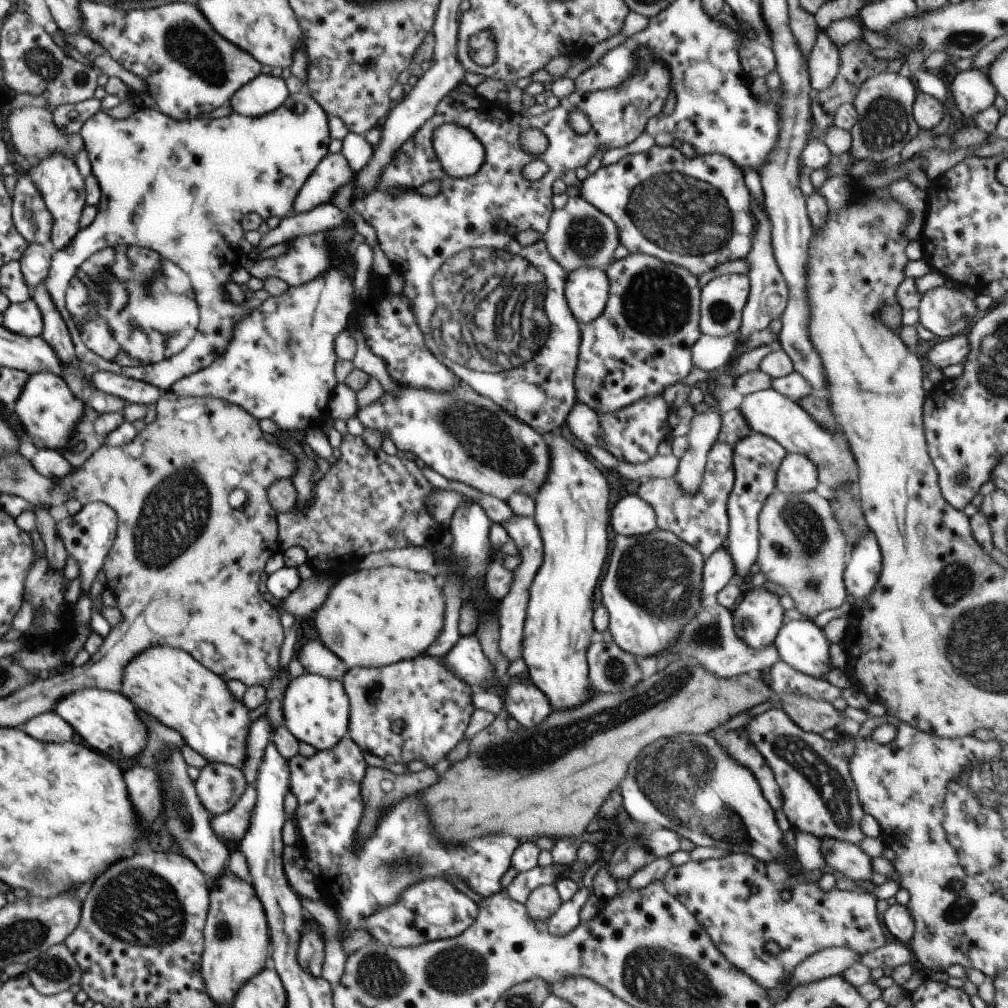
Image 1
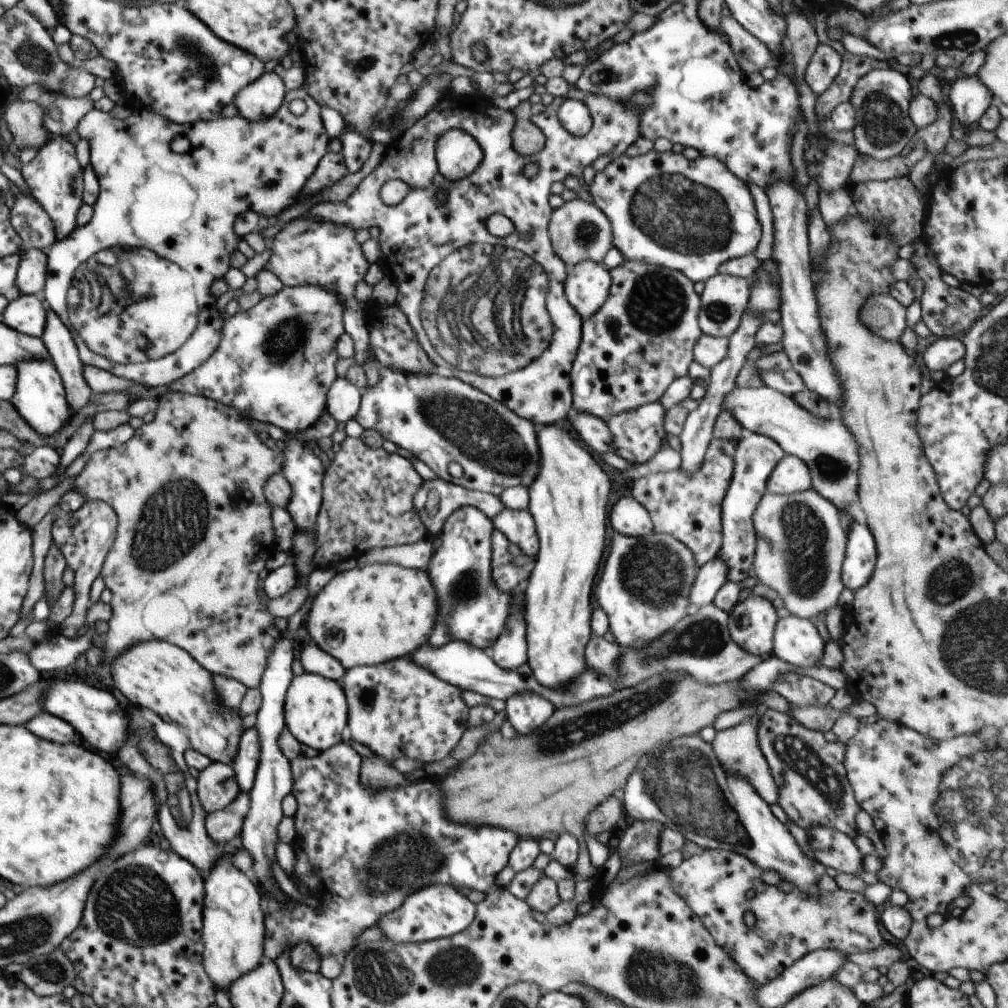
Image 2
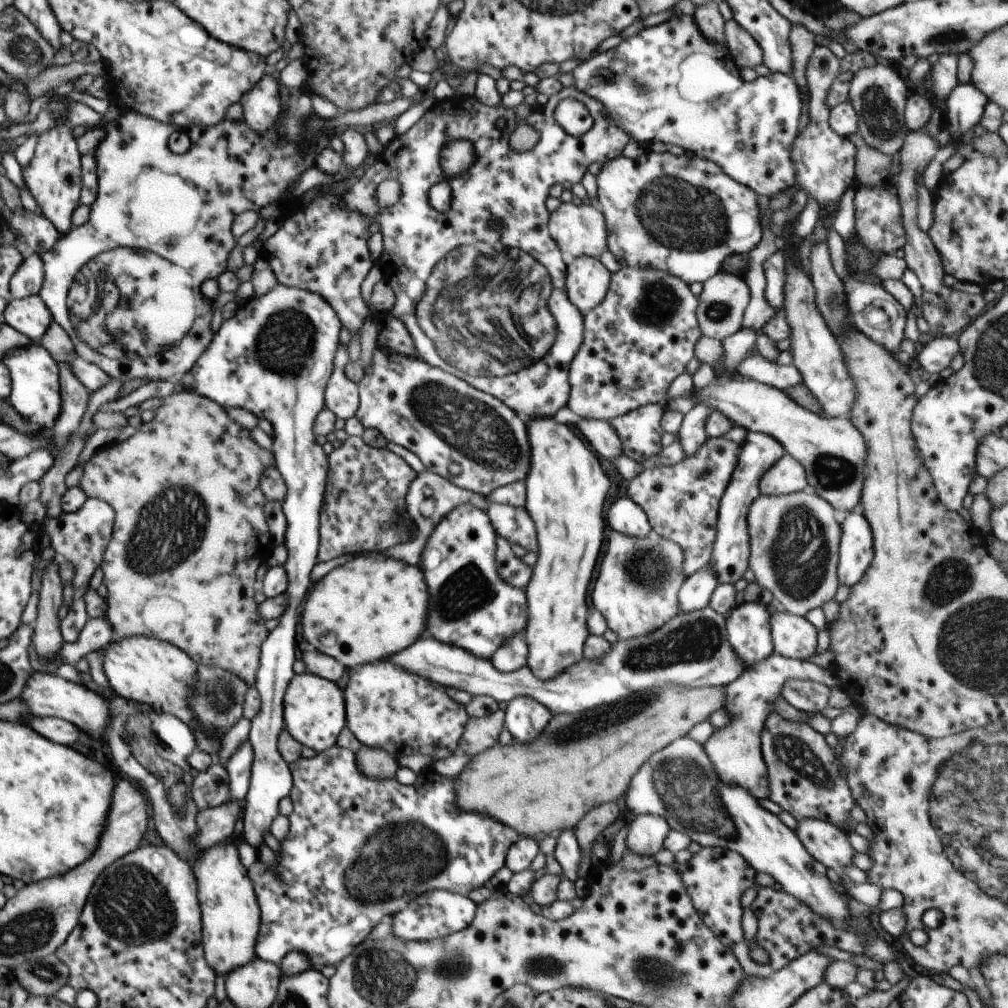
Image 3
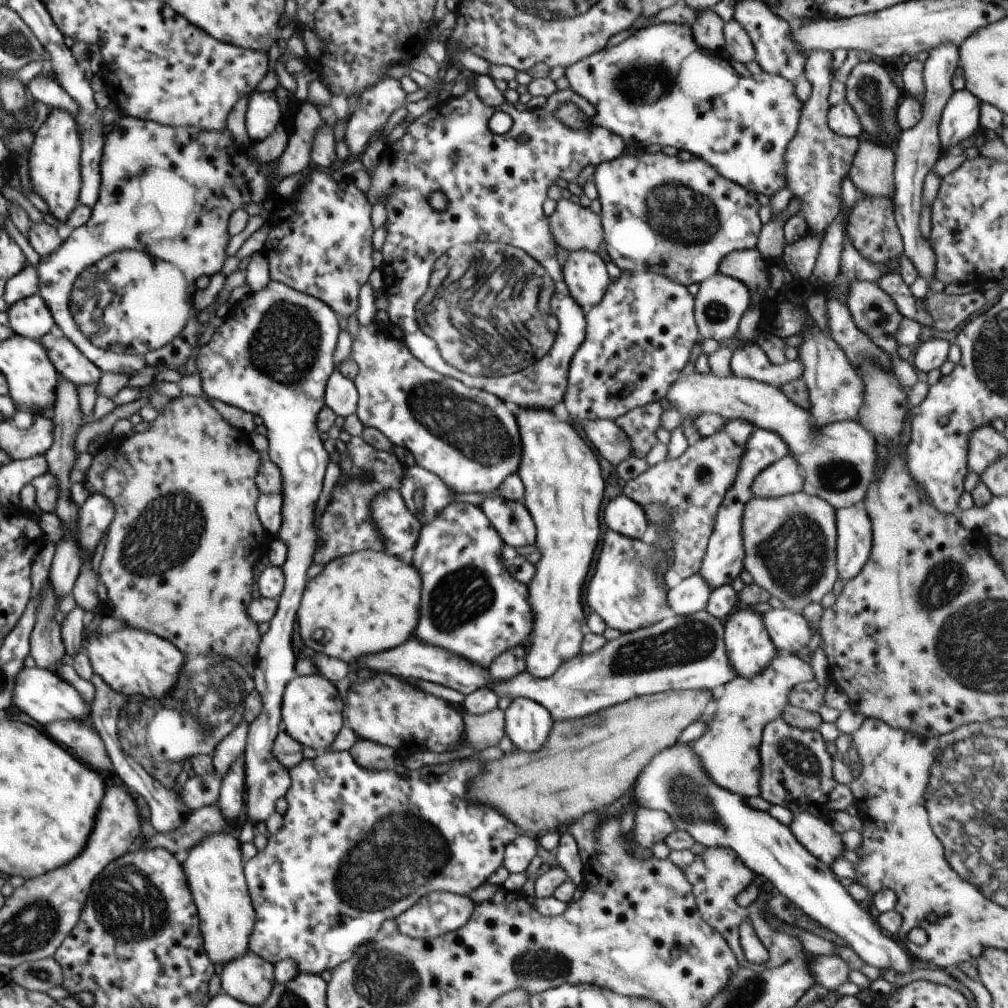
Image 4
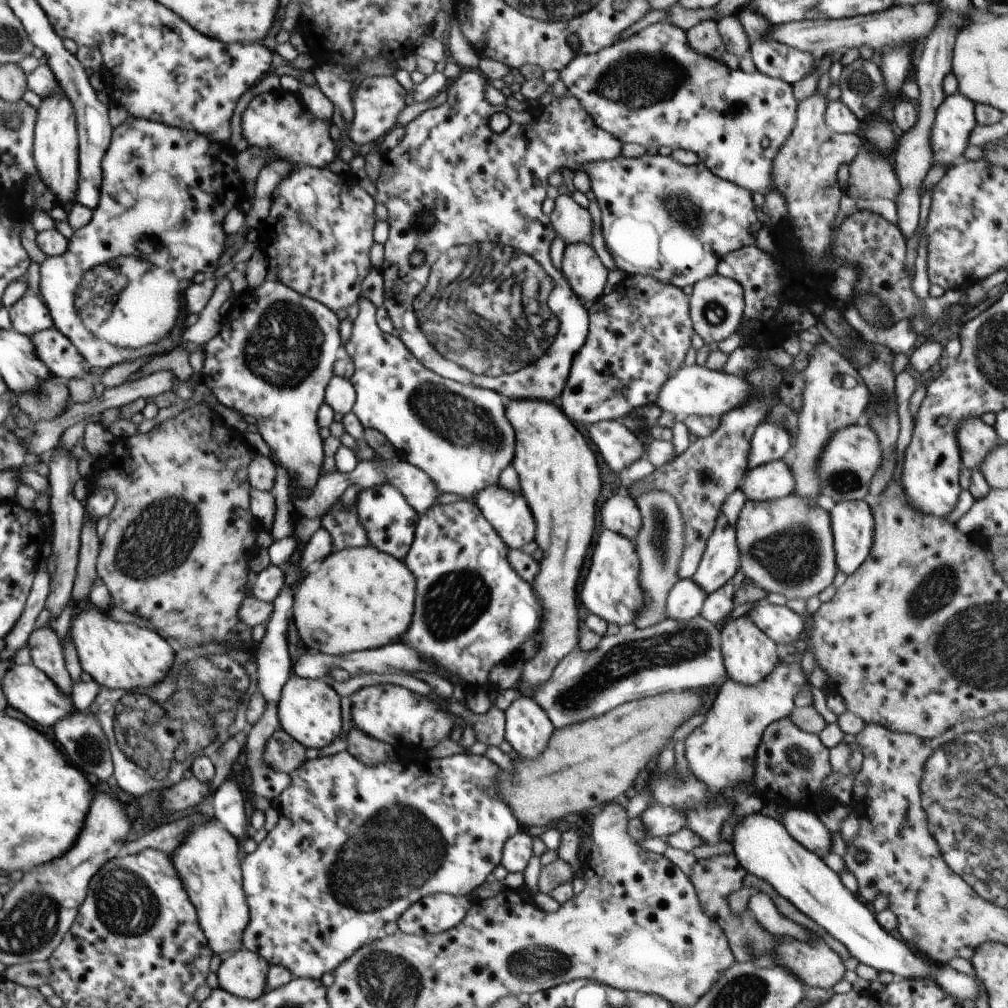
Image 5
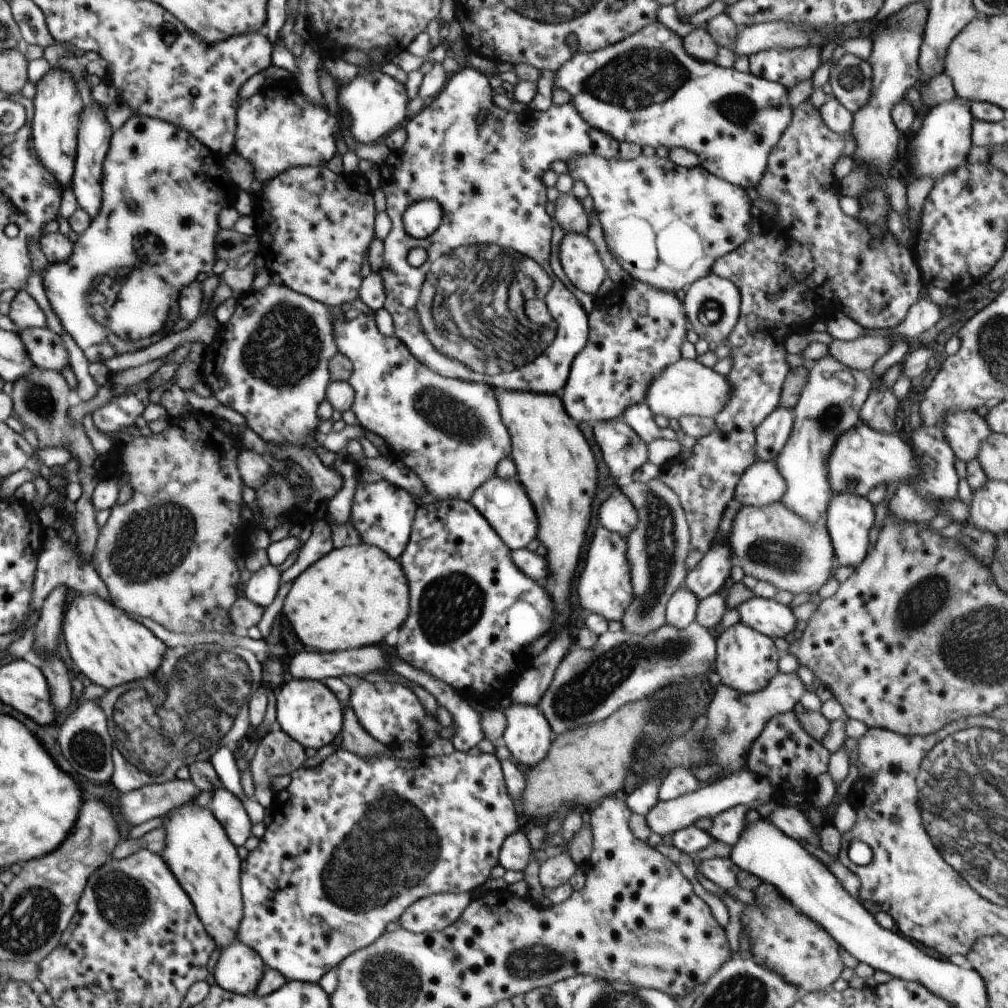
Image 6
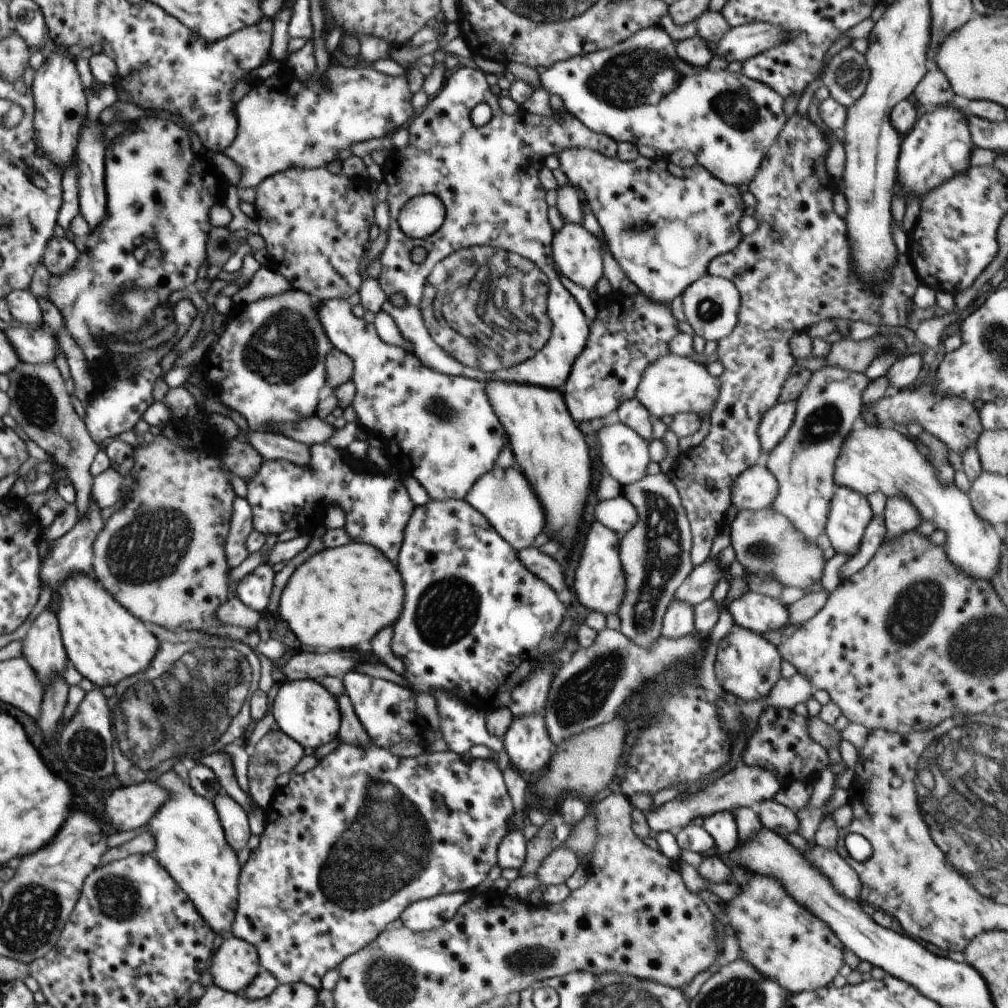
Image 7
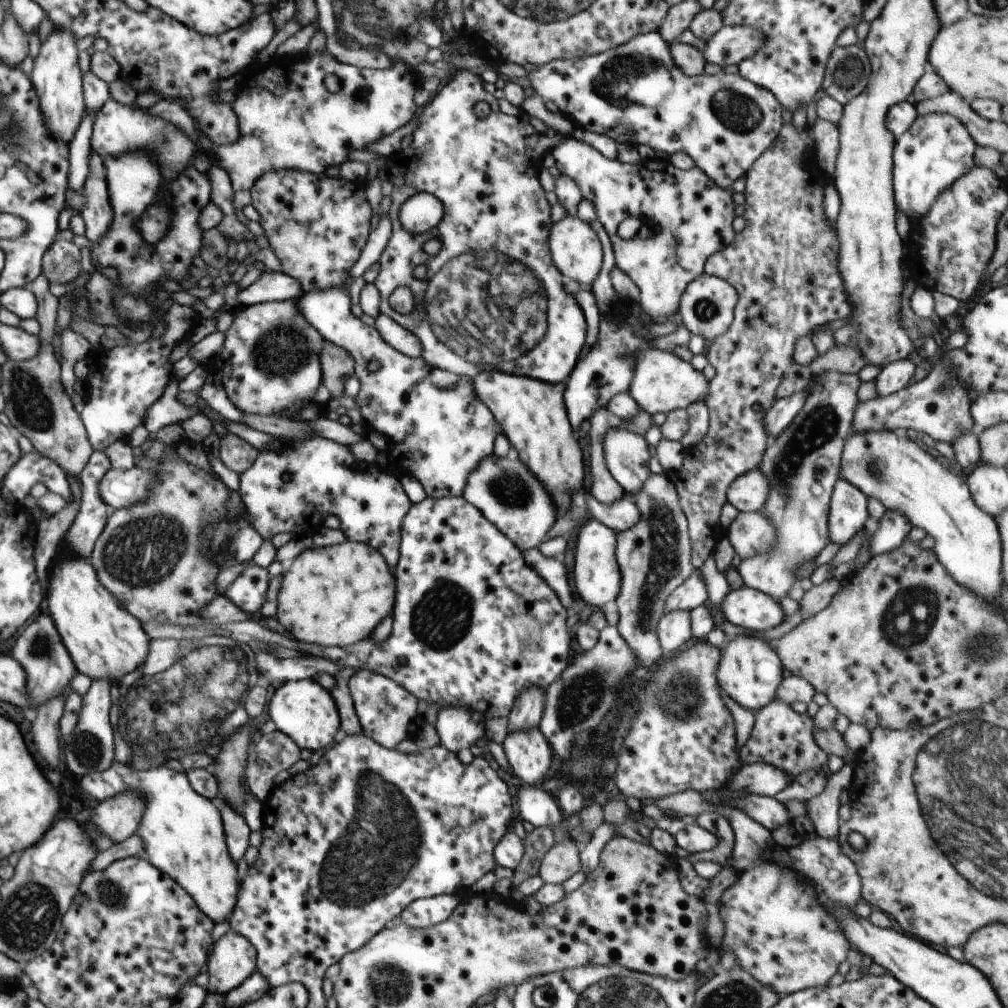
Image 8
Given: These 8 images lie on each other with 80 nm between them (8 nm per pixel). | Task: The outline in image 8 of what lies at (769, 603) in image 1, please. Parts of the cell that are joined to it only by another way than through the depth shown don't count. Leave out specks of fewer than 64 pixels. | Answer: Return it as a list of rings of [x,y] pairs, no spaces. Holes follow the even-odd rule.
[[[738,636],[721,650],[722,658],[718,664],[718,685],[742,708],[756,712],[766,707],[776,698],[778,686],[782,683],[784,668],[778,654],[754,636]]]

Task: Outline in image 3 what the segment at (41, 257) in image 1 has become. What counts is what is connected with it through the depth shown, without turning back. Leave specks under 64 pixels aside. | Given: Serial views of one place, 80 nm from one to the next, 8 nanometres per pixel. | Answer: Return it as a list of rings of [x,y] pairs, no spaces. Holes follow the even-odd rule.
[[[31,252],[24,257],[10,283],[11,298],[21,299],[30,295],[38,295],[45,277],[41,255]]]

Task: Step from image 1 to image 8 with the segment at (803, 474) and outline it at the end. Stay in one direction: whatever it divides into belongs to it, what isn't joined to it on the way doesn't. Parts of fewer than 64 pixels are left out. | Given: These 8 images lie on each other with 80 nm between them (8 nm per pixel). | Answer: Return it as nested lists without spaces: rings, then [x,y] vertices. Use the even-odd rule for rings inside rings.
[[[754,469],[730,484],[726,498],[739,512],[762,511],[769,491],[770,482],[766,480],[766,476],[760,469]]]

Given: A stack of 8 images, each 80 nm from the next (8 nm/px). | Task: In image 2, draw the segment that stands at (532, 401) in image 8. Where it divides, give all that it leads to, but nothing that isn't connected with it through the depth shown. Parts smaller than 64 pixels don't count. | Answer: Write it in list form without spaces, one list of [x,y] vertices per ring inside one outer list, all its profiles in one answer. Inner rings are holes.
[[[555,424],[537,427],[538,476],[528,486],[527,511],[532,516],[539,540],[539,552],[530,576],[523,587],[526,624],[527,664],[533,676],[546,688],[562,688],[587,668],[585,647],[591,632],[592,590],[606,548],[606,504],[610,496],[610,478],[594,456],[575,442],[569,432]]]

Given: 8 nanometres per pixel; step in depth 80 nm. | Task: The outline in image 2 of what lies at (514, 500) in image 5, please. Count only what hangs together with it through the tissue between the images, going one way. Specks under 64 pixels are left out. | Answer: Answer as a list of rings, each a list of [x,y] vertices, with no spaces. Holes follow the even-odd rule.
[[[502,508],[502,512],[492,516],[492,524],[510,543],[519,546],[523,555],[537,557],[539,540],[534,520],[527,510]]]

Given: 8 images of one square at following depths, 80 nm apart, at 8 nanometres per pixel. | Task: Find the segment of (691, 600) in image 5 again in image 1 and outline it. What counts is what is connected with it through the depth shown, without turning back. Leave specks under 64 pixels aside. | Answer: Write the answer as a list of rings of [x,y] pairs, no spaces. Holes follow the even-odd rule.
[[[726,547],[715,550],[703,566],[702,601],[709,603],[736,576],[735,564]]]

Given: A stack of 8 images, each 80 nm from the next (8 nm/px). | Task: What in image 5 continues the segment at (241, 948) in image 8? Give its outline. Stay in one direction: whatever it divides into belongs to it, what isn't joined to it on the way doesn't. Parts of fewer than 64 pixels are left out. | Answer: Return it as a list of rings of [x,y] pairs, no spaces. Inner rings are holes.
[[[246,948],[222,957],[217,971],[219,987],[234,996],[251,1000],[260,998],[266,990],[269,962]]]

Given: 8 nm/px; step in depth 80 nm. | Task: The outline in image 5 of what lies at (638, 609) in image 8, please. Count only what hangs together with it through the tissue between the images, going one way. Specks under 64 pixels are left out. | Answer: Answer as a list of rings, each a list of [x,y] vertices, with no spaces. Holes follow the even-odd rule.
[[[652,491],[634,500],[640,509],[643,522],[634,542],[641,566],[639,583],[647,600],[632,625],[643,629],[664,619],[666,599],[669,590],[674,586],[673,580],[678,577],[678,563],[684,548],[684,523],[678,503],[667,492]]]

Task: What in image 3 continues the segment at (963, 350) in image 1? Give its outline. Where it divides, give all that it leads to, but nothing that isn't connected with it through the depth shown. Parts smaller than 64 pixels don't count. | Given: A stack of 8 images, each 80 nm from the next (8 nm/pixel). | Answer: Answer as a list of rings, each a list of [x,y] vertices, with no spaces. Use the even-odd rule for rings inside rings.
[[[934,337],[924,346],[918,348],[913,362],[914,366],[925,370],[928,374],[949,369],[952,359],[960,353],[960,345],[951,337]]]

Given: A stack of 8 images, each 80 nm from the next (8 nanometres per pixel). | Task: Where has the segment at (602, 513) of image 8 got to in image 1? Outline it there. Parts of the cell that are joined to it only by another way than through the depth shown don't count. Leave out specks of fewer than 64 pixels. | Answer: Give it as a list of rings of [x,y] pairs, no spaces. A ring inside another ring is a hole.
[[[637,495],[618,500],[609,517],[609,524],[618,535],[637,537],[658,528],[651,506]]]

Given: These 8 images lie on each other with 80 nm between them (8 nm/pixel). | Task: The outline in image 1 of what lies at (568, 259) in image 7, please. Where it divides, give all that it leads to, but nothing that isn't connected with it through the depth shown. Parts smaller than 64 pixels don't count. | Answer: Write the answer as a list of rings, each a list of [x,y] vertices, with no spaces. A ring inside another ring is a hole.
[[[579,267],[567,274],[565,298],[581,326],[602,315],[608,303],[610,280],[602,268]]]

